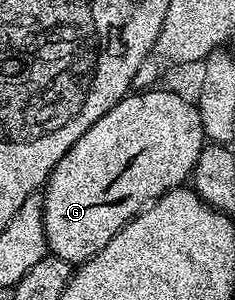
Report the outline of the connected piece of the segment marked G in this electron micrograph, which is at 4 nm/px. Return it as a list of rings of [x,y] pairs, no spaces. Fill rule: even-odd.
[[[163,87],[134,91],[108,110],[56,163],[44,186],[44,233],[47,250],[53,256],[77,267],[92,259],[133,217],[138,216],[151,201],[158,200],[170,189],[187,184],[196,167],[196,159],[204,144],[197,104]]]

